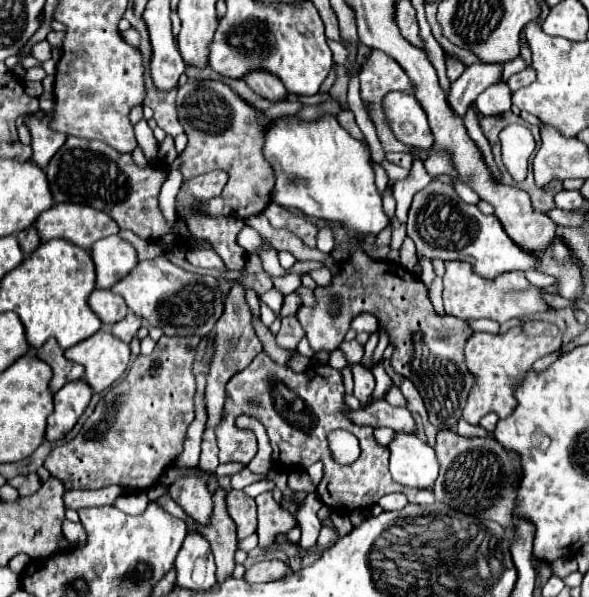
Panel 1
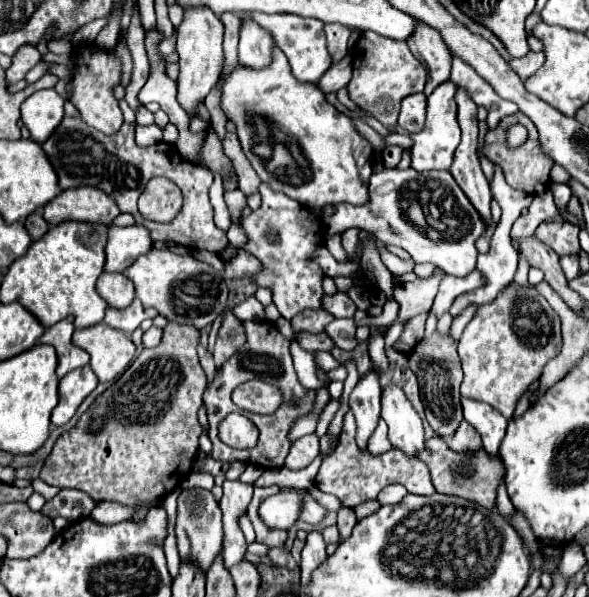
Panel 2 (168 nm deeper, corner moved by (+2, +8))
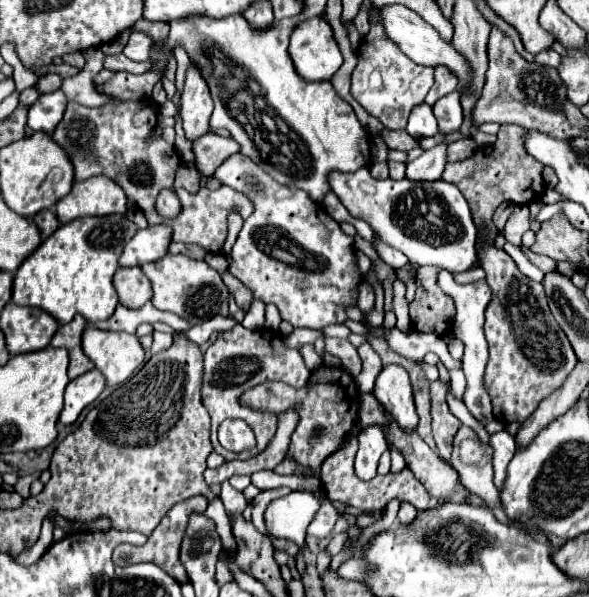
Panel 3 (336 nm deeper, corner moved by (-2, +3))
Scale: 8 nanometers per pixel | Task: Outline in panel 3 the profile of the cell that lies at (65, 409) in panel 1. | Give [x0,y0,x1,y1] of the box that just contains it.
[60,369,104,425]

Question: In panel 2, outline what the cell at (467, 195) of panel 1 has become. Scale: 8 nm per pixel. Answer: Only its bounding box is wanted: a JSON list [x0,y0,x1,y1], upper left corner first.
[410,82,460,172]

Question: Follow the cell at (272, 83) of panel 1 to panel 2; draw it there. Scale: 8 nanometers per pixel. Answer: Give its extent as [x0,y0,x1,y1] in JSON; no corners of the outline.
[238,20,274,68]

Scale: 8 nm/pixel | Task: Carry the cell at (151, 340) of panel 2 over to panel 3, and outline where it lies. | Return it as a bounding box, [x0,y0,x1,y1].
[152,331,172,353]

